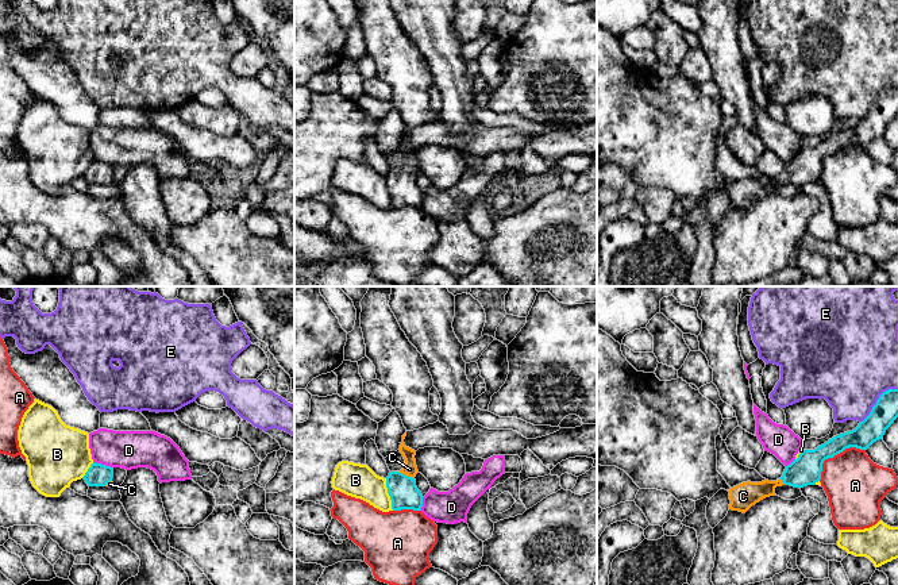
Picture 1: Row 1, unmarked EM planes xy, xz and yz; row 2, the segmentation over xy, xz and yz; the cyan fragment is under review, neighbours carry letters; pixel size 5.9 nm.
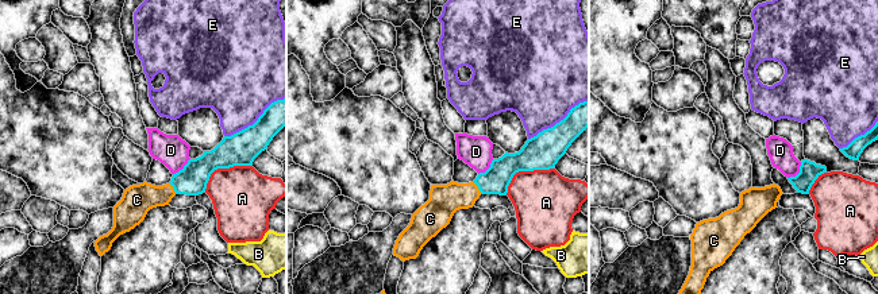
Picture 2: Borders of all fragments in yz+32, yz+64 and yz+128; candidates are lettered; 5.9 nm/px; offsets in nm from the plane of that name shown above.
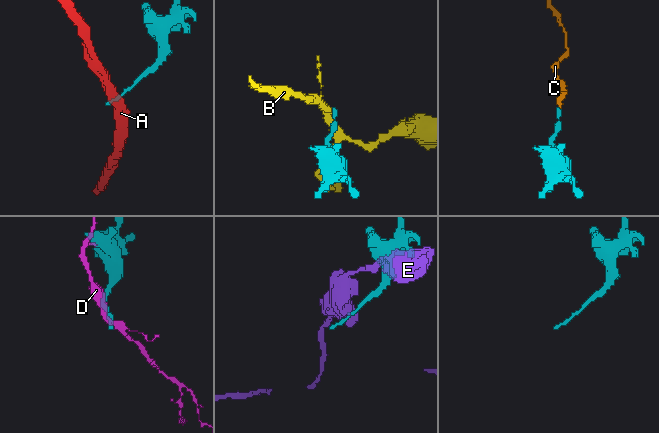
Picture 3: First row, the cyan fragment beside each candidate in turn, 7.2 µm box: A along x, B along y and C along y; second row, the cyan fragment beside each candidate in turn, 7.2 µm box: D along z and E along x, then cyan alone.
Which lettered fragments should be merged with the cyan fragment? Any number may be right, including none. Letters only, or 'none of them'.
C

